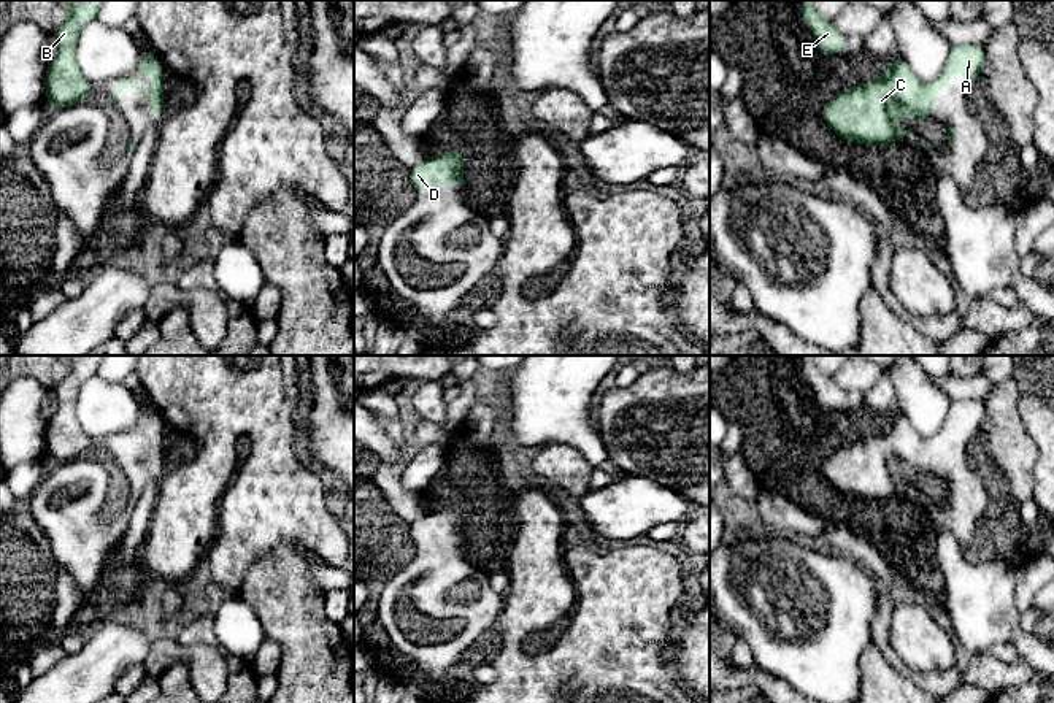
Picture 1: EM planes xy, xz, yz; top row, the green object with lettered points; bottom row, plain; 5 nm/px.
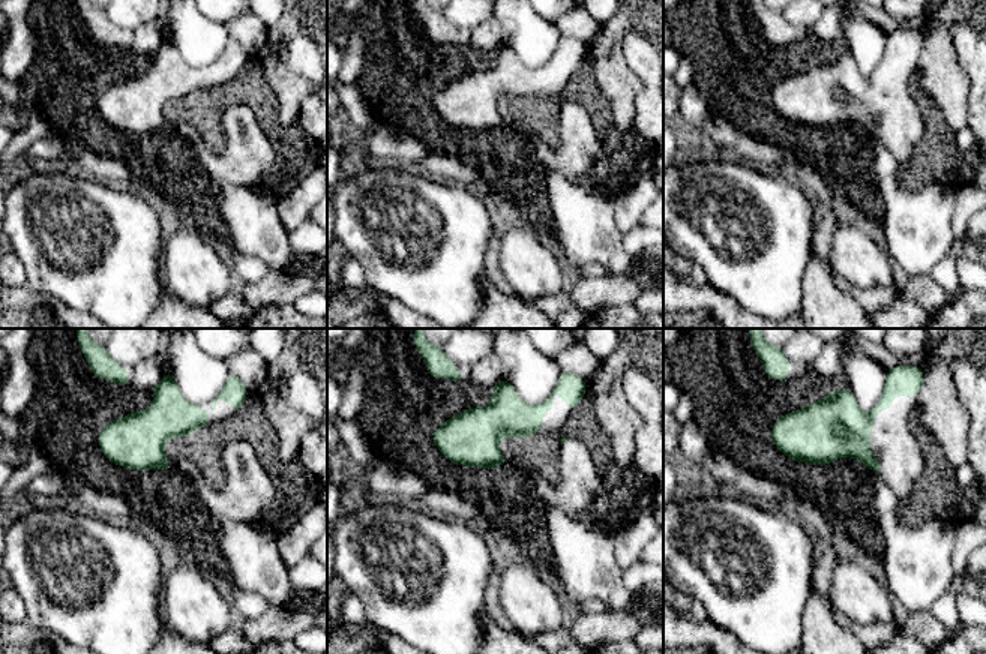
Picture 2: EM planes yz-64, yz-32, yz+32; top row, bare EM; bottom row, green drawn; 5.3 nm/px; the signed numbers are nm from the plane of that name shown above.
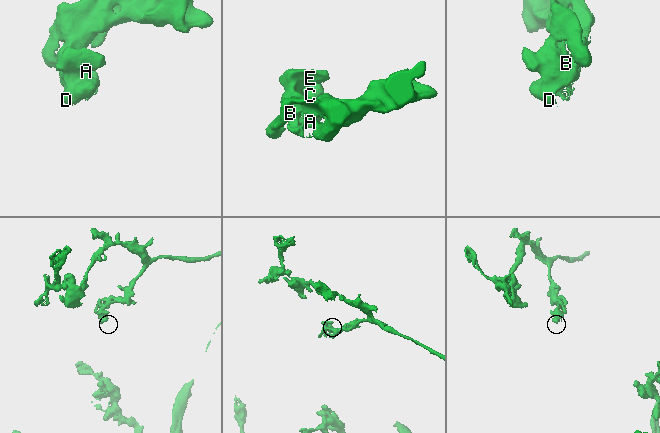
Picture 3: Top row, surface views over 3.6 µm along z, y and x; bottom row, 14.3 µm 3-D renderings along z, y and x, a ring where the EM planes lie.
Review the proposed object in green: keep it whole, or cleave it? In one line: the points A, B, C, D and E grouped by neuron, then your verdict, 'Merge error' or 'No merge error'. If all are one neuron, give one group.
Groups: A B C D E. No merge error

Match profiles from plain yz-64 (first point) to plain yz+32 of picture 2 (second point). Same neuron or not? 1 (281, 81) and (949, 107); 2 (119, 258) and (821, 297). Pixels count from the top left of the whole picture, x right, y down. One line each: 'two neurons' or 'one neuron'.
1: one neuron
2: two neurons

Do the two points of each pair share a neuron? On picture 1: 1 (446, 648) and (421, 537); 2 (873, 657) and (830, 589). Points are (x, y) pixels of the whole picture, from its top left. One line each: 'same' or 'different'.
1: same
2: different

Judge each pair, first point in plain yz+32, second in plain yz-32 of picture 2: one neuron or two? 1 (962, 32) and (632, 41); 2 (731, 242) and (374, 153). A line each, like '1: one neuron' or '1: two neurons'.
1: one neuron
2: two neurons

